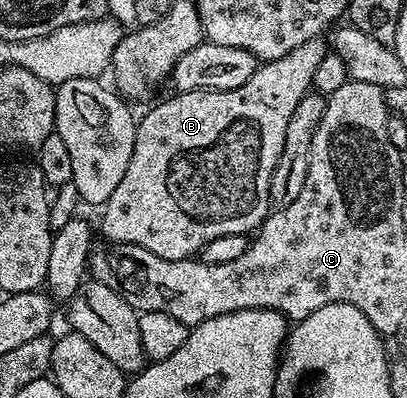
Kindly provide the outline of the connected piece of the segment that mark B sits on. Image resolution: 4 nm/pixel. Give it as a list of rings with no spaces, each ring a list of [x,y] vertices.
[[[321,37],[313,38],[300,44],[300,48],[292,48],[288,56],[262,62],[240,88],[174,92],[143,118],[141,115],[134,131],[132,160],[128,160],[123,178],[101,211],[105,239],[148,248],[148,252],[156,252],[164,260],[180,260],[194,258],[217,237],[257,231],[272,210],[272,172],[284,148],[288,120],[292,120],[296,104],[311,93],[316,68],[320,68],[320,60],[328,52],[327,43],[325,46],[322,41]]]

